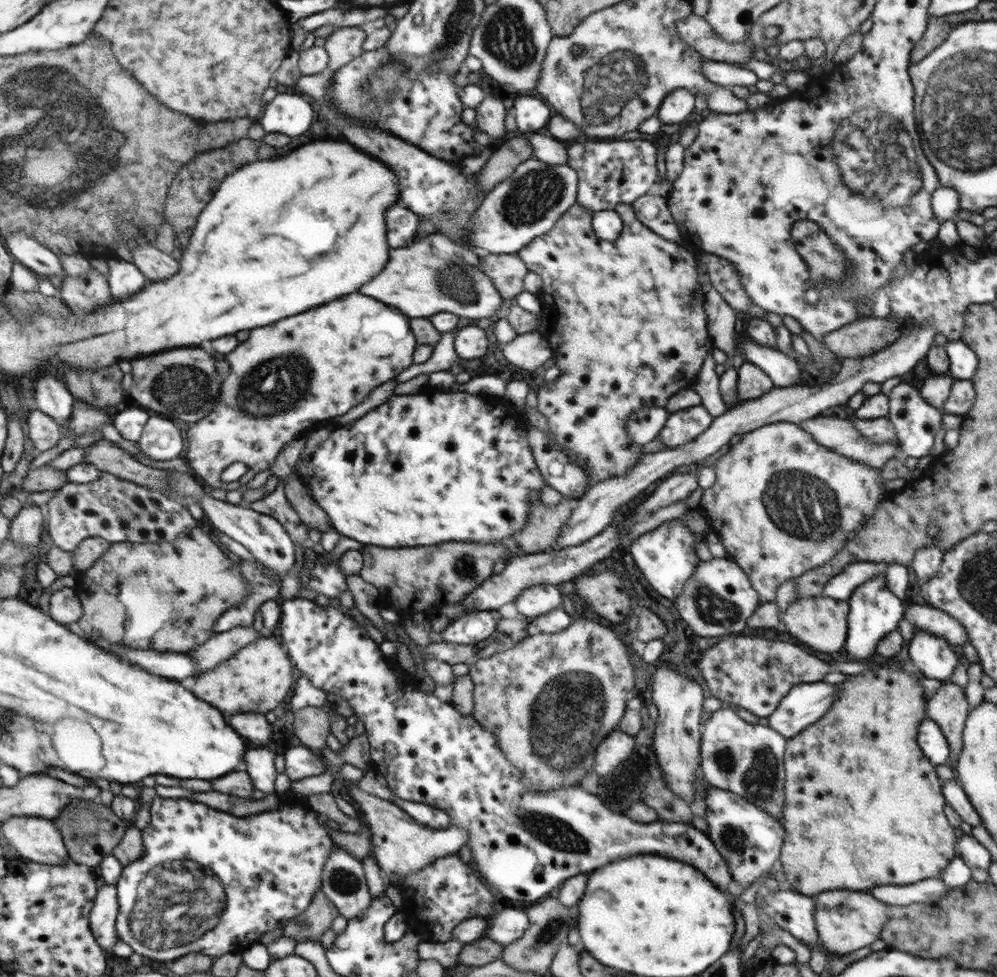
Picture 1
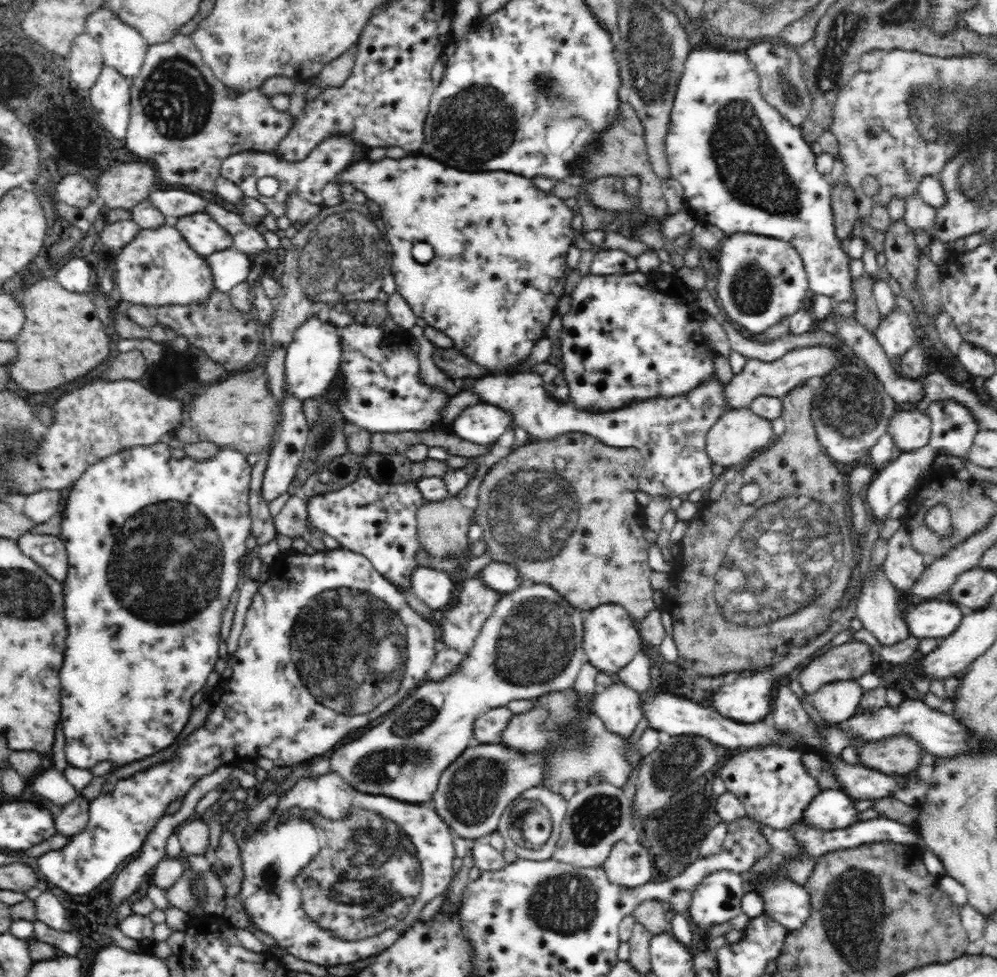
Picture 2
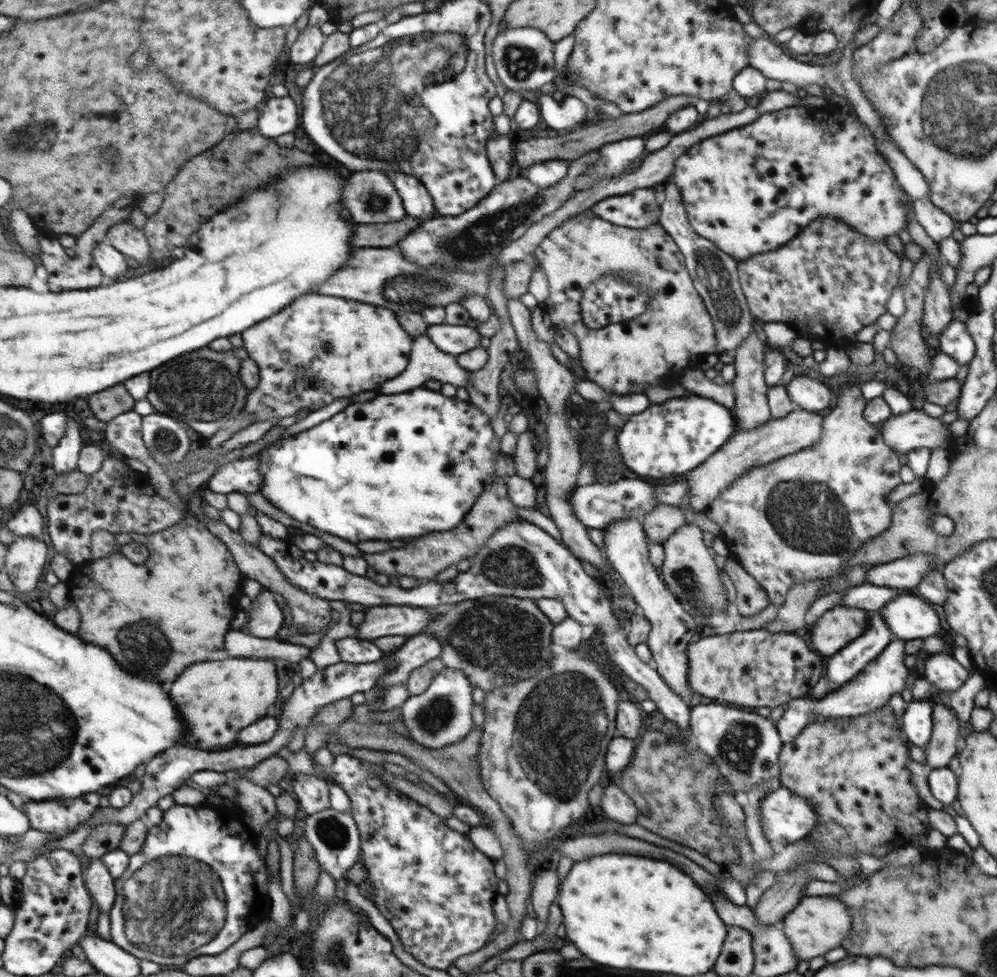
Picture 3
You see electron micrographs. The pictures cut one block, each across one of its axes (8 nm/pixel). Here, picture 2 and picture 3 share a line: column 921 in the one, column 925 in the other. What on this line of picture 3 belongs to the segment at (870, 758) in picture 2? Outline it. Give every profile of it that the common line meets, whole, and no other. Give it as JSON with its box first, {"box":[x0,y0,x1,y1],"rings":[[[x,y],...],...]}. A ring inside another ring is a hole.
{"box":[924,703,960,769],"rings":[[[936,703],[935,708],[935,734],[924,748],[926,752],[926,765],[932,769],[949,766],[952,756],[956,754],[958,734],[960,734],[959,717],[950,710],[950,707]]]}

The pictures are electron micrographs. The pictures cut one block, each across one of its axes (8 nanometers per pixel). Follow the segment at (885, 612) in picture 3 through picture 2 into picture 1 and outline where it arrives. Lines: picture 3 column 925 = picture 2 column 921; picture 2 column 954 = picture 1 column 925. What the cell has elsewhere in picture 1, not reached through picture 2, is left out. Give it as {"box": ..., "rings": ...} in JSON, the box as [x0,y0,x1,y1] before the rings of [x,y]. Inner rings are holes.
{"box":[904,603,967,648],"rings":[[[914,603],[910,604],[904,612],[905,616],[914,618],[916,629],[924,629],[936,636],[944,637],[951,641],[952,646],[962,648],[967,642],[967,630],[964,625],[946,612],[930,605],[921,606]]]}

